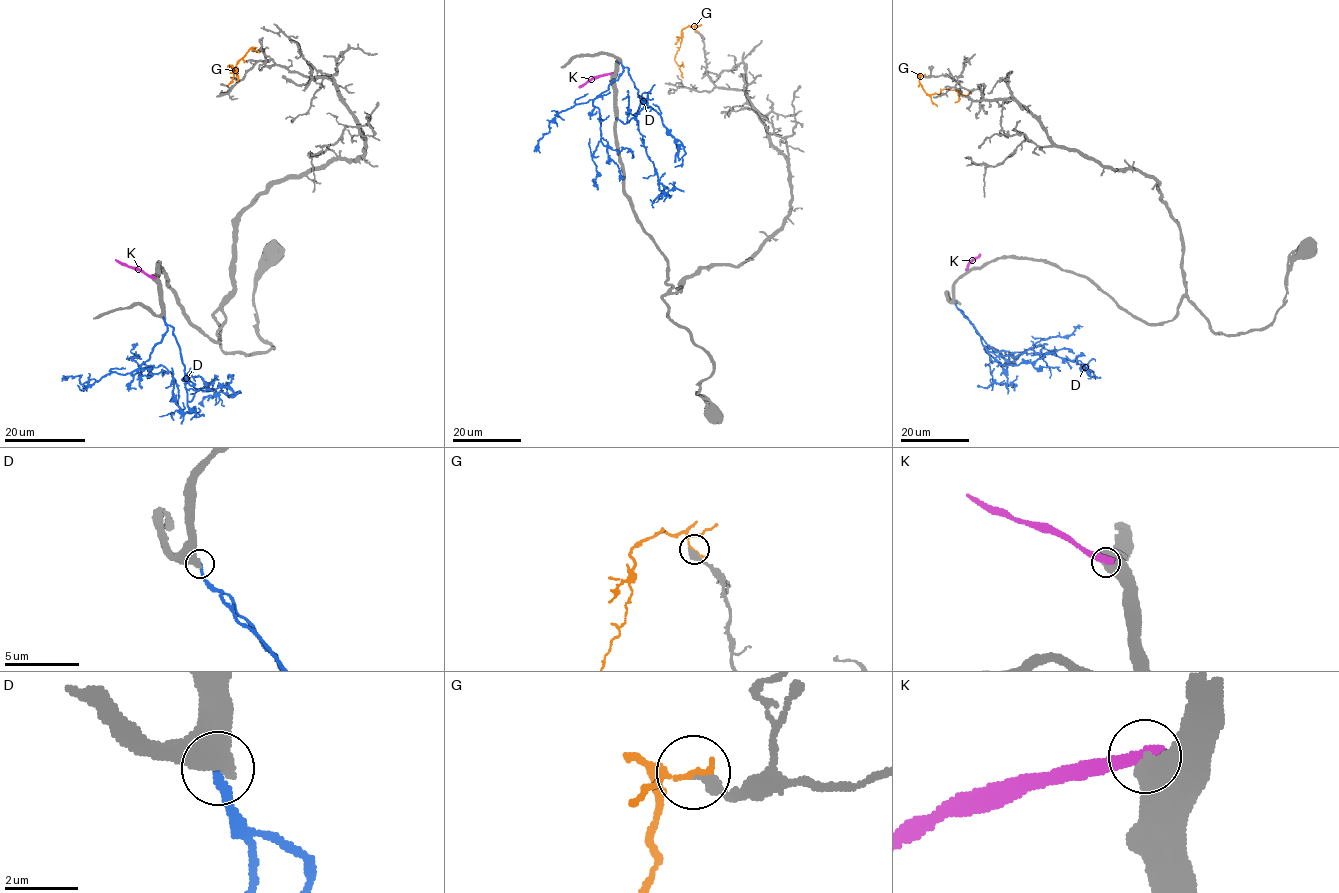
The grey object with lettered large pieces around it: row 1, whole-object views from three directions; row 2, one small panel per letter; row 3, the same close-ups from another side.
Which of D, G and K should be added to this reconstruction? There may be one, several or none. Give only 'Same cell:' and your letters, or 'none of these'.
Same cell: none of these

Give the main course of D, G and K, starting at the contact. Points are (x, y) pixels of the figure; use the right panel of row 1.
D: (956, 303), (982, 344), (997, 356), (1017, 356), (1032, 348), (1085, 366), (1079, 360), (1077, 365)
G: (923, 75), (919, 75), (919, 83), (927, 94), (938, 94), (944, 89), (956, 90), (960, 98), (955, 102)
K: (966, 270), (980, 254)

